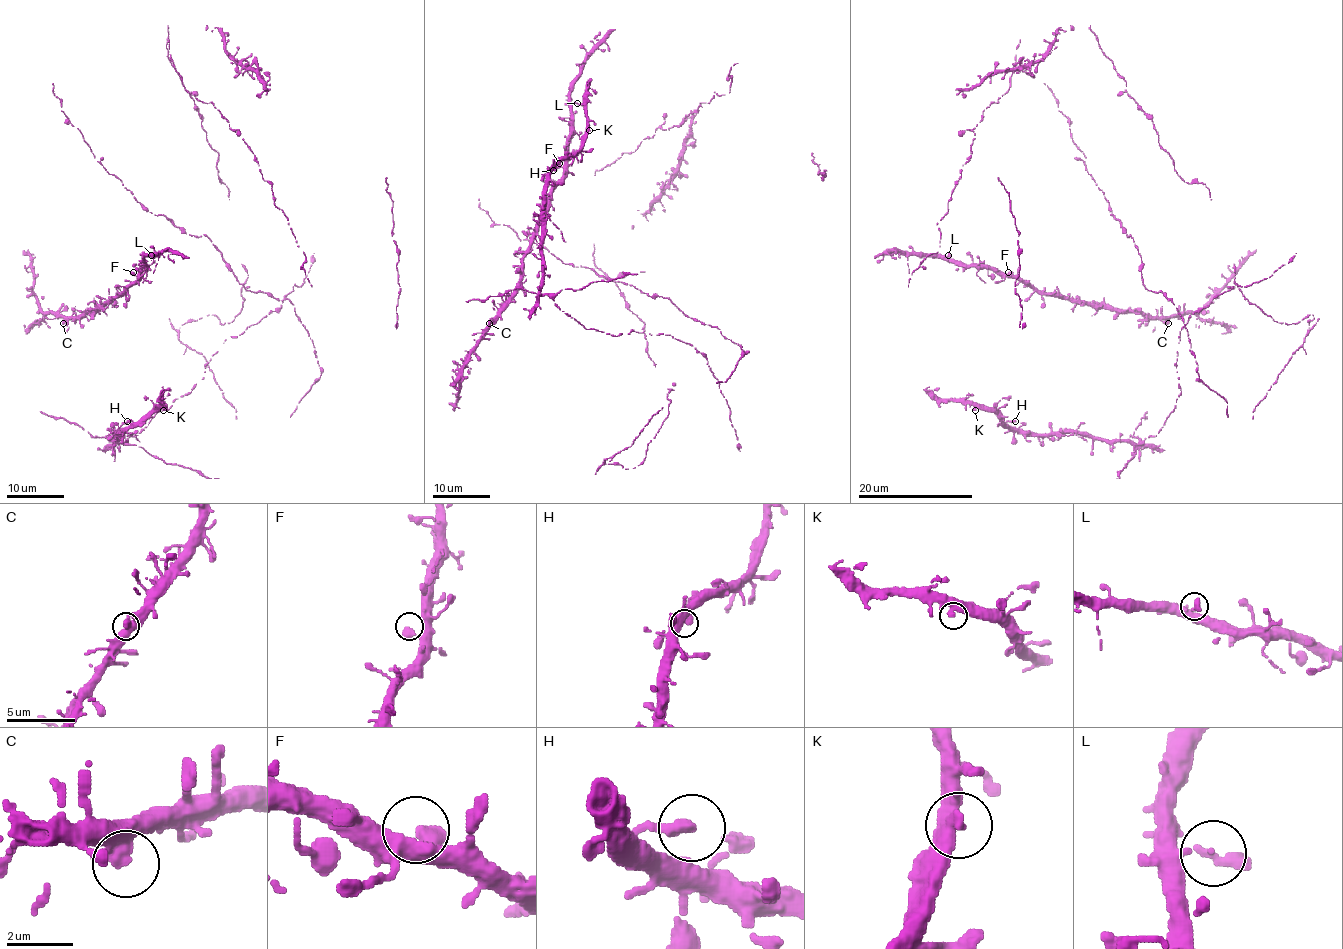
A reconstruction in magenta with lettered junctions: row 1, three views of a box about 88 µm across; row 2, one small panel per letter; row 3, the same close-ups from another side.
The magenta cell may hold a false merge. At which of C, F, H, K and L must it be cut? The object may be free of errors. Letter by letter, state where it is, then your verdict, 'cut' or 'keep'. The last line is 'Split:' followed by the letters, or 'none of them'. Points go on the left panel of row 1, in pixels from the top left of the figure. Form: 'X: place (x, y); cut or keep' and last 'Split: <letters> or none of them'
C: place (63, 323); keep
F: place (133, 272); keep
H: place (127, 421); keep
K: place (163, 410); keep
L: place (151, 255); keep
Split: none of them

